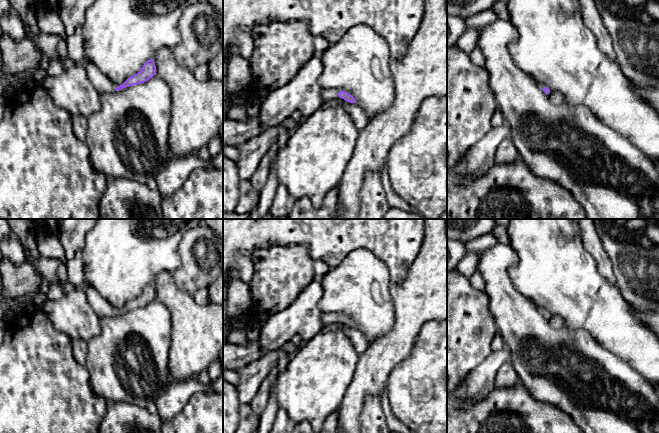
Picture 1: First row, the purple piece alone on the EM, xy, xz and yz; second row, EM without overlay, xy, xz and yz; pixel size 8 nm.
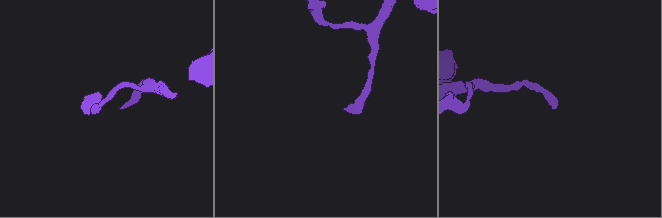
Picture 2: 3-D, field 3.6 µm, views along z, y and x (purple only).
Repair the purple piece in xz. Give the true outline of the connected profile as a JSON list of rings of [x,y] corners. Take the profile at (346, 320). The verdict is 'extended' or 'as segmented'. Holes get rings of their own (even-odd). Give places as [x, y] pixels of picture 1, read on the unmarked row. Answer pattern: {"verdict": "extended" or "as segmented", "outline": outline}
{"verdict": "extended", "outline": [[[322,313],[321,318],[322,318],[322,322],[325,325],[329,325],[329,324],[335,323],[337,321],[340,321],[350,327],[356,327],[356,323],[351,318],[349,318],[348,316],[345,316],[345,315]]]}

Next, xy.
{"verdict": "extended", "outline": [[[153,283],[148,284],[142,293],[132,301],[129,301],[122,309],[117,310],[112,308],[107,301],[91,286],[87,285],[85,288],[87,301],[90,306],[99,314],[99,316],[108,316],[111,314],[119,315],[123,312],[137,309],[148,305],[156,299],[156,290]]]}

